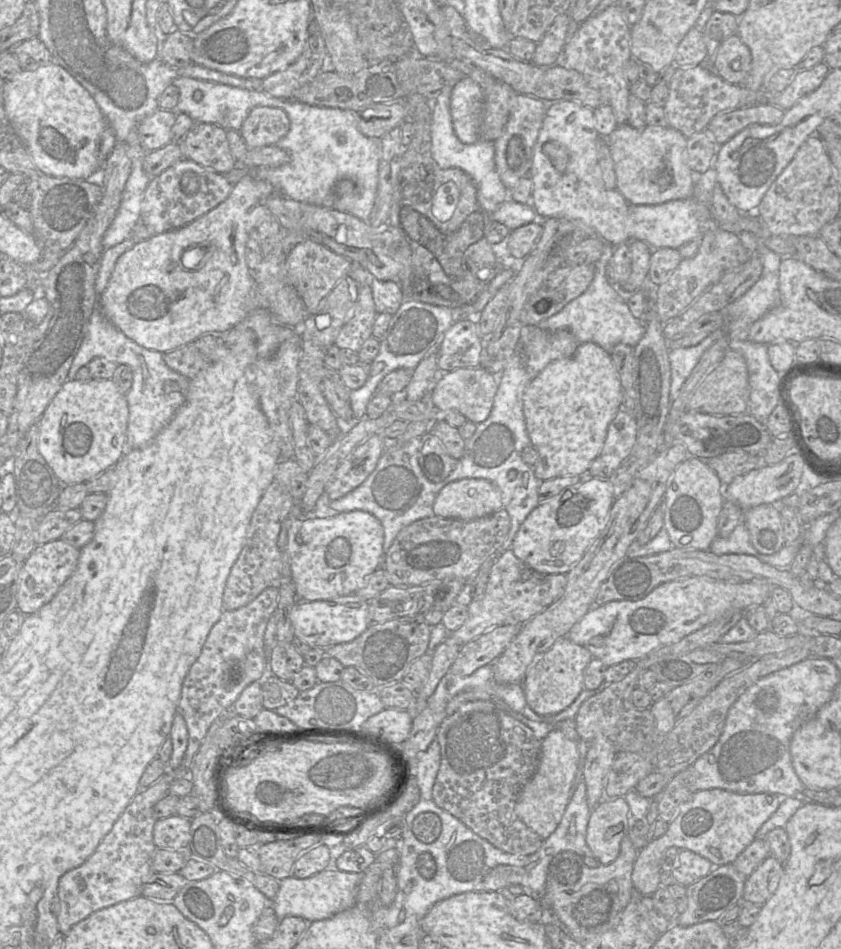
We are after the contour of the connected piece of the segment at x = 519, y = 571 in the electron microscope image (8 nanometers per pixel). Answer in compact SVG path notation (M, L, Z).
M506 550L493 558L493 565L489 573L485 591L480 598L471 600L468 605L468 617L464 624L457 630L449 633L448 636L455 640L459 645L463 645L493 627L503 625L523 625L561 597L566 584L566 574L542 574L518 559L512 550Z

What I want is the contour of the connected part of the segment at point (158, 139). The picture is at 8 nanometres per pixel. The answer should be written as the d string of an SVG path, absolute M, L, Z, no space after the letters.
M160 108L144 118L138 125L142 147L147 152L151 152L170 144L172 142L172 127L175 122L176 114Z

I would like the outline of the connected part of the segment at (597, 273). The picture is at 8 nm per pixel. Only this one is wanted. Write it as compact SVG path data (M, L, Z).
M605 241L603 244L600 259L593 264L594 278L586 291L568 303L560 312L540 322L537 327L551 332L561 329L568 330L580 344L592 342L611 354L613 348L619 343L635 347L642 339L646 328L642 327L638 319L633 317L622 294L619 294L607 281L606 266L612 259L614 247Z

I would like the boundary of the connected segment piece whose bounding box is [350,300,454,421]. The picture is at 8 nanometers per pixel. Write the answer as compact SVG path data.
M404 300L397 312L392 315L386 332L379 339L380 348L378 355L375 357L371 364L359 363L362 367L365 368L369 376L367 381L361 388L357 390L352 390L350 393L350 404L353 411L354 420L358 421L363 418L367 418L366 411L368 403L371 398L376 394L377 386L387 374L399 368L413 371L433 347L438 348L439 355L439 345L441 343L443 335L452 326L453 323L454 321L452 318L452 313L451 310L448 308L431 305L419 301Z

